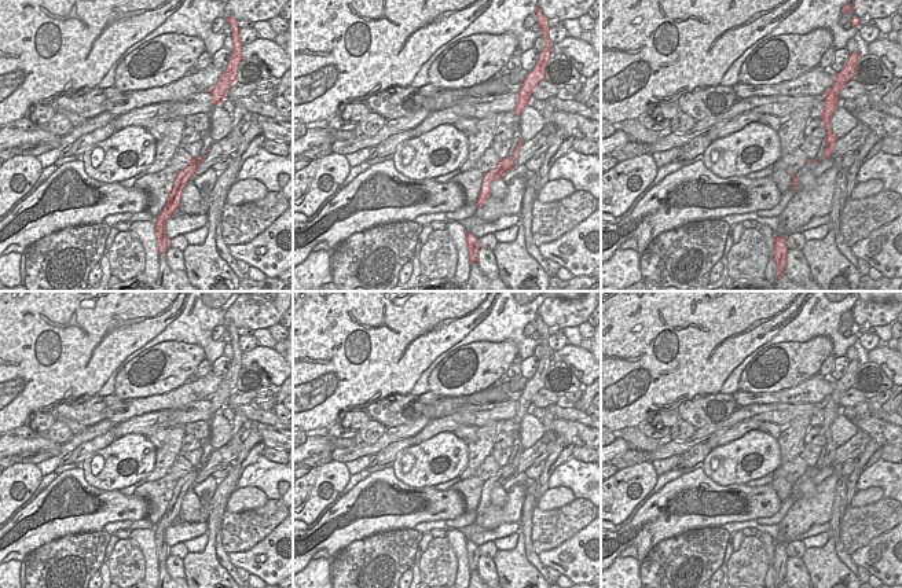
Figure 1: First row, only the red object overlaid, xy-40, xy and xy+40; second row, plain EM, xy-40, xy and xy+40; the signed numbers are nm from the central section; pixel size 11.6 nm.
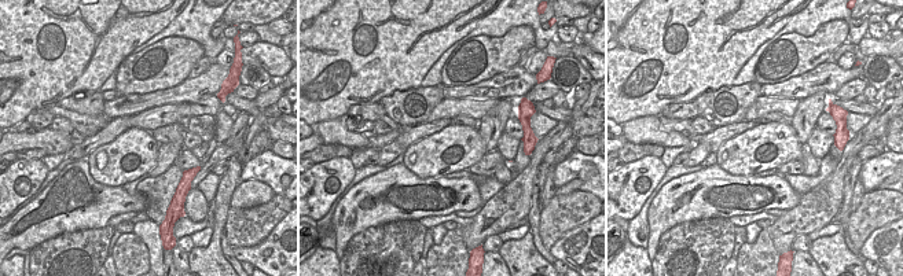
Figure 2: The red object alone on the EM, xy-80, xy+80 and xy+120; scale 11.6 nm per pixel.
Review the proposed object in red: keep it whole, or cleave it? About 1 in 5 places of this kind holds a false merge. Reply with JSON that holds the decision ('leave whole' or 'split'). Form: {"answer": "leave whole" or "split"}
{"answer": "leave whole"}

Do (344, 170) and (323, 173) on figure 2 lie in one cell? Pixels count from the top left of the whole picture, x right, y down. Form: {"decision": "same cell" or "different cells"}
{"decision": "same cell"}

